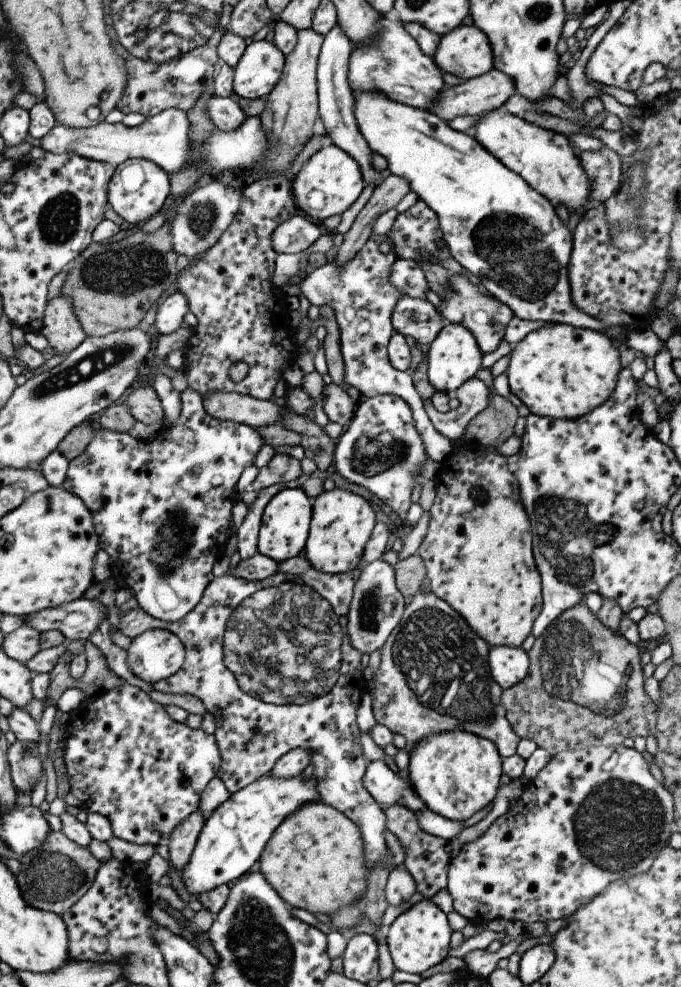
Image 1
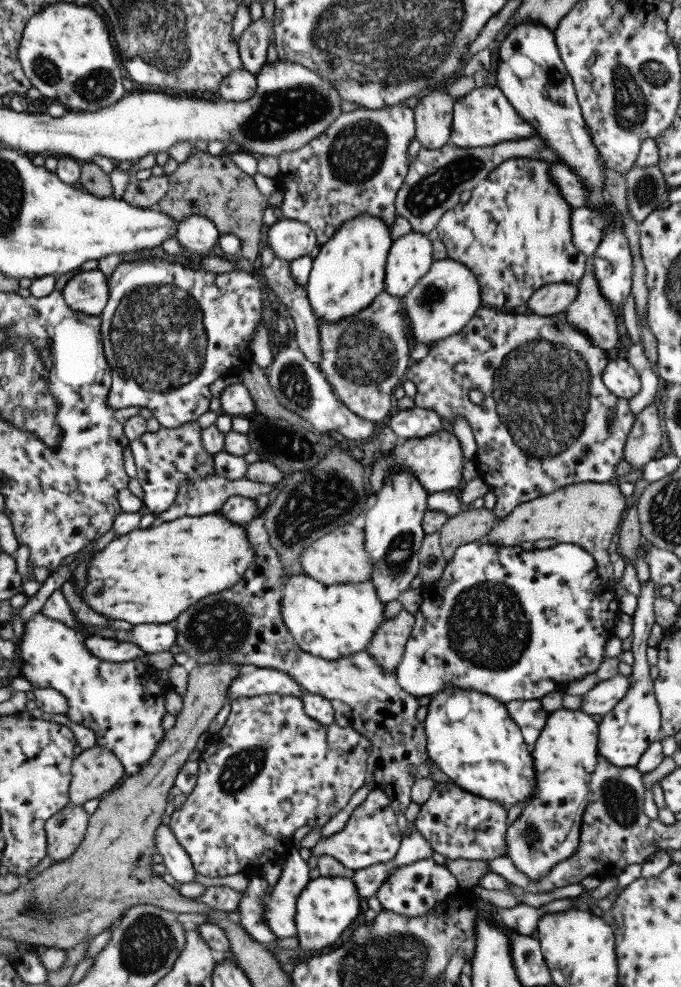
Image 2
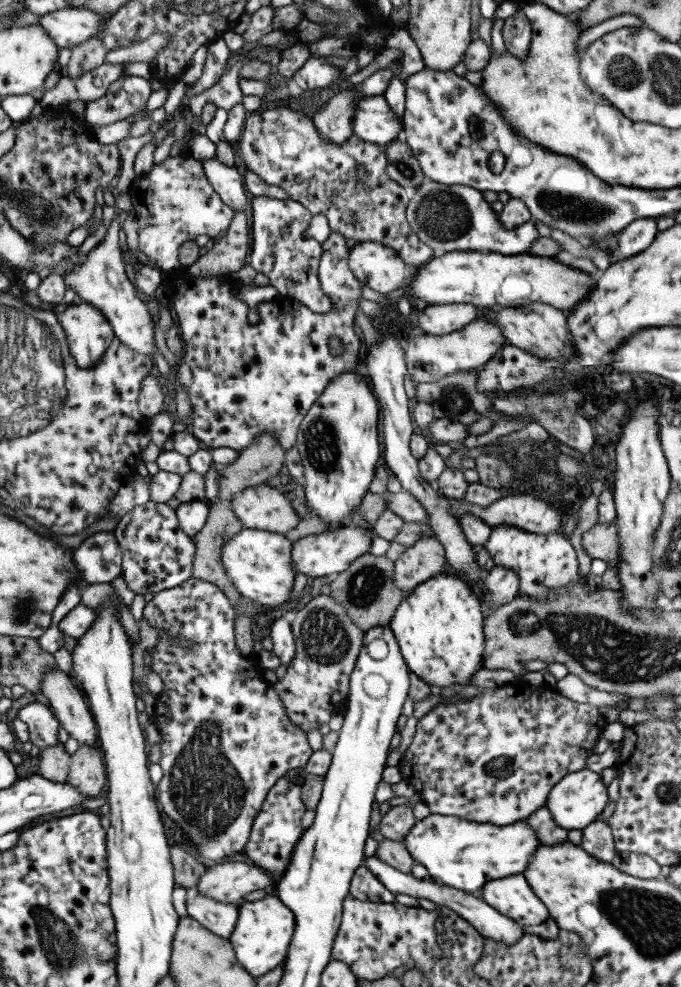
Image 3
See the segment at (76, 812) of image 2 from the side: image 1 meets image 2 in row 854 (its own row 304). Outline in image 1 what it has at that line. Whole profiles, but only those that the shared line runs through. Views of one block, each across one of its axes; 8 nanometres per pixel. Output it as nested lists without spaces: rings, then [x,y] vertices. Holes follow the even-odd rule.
[[[62,294],[47,304],[40,332],[55,354],[62,355],[69,355],[87,337],[72,312],[71,300]]]

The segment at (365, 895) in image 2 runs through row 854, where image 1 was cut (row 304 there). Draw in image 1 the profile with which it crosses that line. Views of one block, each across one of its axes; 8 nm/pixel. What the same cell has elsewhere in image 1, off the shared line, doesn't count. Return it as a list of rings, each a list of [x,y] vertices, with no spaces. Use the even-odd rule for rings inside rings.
[[[400,296],[391,323],[396,333],[412,336],[419,344],[430,344],[438,336],[446,320],[430,301]]]

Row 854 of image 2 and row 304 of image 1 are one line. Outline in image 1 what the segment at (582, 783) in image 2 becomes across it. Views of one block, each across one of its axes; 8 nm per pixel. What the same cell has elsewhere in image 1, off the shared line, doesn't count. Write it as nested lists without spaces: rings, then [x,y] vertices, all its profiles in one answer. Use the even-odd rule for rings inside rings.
[[[354,91],[355,106],[353,113],[357,122],[358,130],[367,140],[372,152],[378,152],[386,158],[388,168],[395,175],[401,176],[410,182],[410,188],[417,193],[419,200],[424,201],[438,216],[439,225],[443,232],[444,240],[447,242],[447,248],[452,255],[452,258],[459,262],[466,270],[469,270],[480,278],[479,286],[489,290],[492,297],[498,299],[501,303],[509,306],[512,312],[522,320],[544,320],[555,323],[564,323],[572,325],[576,328],[592,329],[606,334],[607,324],[600,319],[584,314],[581,310],[575,308],[568,278],[568,263],[573,249],[573,235],[570,230],[558,218],[556,211],[549,200],[546,200],[539,192],[536,192],[521,176],[516,172],[512,172],[506,168],[495,156],[492,156],[469,132],[461,133],[453,130],[448,121],[434,114],[432,111],[411,107],[410,105],[399,103],[392,100],[380,91]]]

